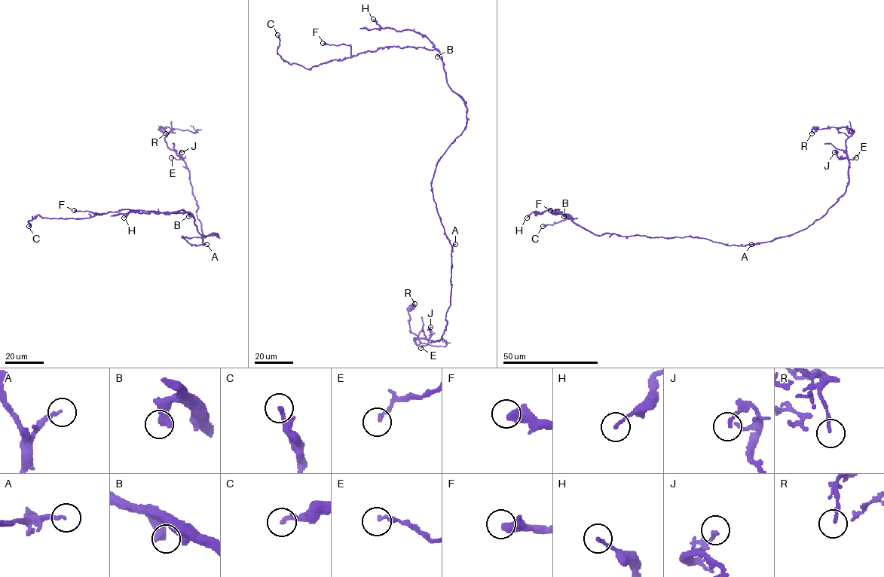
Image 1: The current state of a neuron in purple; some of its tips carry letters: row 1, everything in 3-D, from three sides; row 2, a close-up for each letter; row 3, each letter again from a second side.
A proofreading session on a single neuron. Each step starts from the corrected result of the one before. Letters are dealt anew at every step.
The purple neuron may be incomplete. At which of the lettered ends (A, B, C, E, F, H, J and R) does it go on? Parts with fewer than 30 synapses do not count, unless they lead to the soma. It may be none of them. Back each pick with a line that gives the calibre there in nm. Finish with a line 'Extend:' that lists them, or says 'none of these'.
Extend: none of these

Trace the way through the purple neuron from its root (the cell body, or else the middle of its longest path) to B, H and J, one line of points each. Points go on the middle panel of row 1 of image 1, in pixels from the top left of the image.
B: (437, 162), (462, 132), (466, 122), (466, 102), (448, 84), (443, 62), (439, 55), (437, 56)
H: (437, 162), (464, 129), (466, 102), (448, 84), (439, 52), (426, 37), (411, 30), (381, 28), (373, 19)
J: (437, 162), (431, 187), (451, 248), (451, 294), (445, 317), (447, 325), (438, 341), (429, 339), (430, 327)

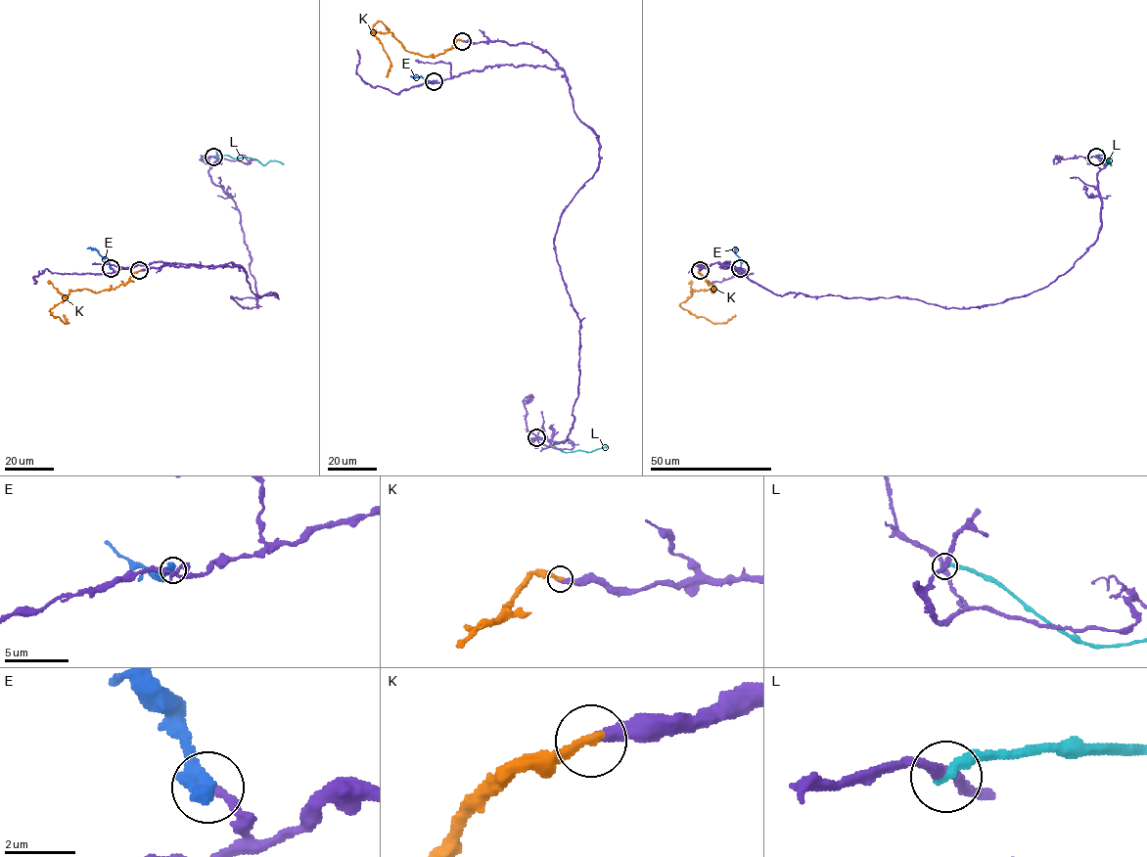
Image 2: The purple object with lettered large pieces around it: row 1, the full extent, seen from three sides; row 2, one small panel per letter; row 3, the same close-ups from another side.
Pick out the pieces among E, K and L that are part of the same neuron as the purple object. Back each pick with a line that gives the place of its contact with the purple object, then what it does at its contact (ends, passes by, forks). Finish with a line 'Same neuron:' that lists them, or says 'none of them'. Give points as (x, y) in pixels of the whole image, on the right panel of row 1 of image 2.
K: contact (700, 270); it ends
Same neuron: K

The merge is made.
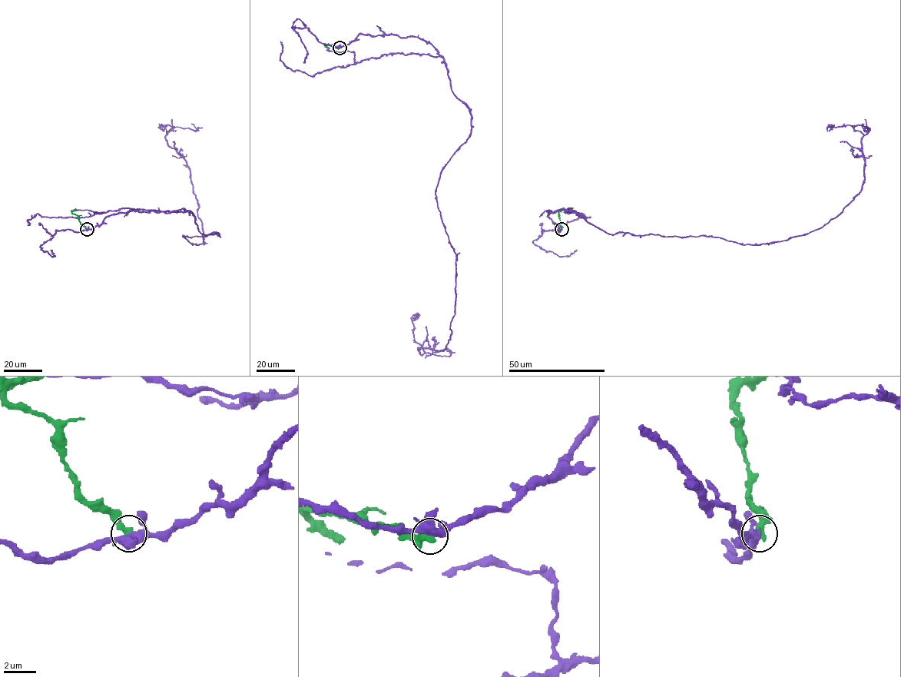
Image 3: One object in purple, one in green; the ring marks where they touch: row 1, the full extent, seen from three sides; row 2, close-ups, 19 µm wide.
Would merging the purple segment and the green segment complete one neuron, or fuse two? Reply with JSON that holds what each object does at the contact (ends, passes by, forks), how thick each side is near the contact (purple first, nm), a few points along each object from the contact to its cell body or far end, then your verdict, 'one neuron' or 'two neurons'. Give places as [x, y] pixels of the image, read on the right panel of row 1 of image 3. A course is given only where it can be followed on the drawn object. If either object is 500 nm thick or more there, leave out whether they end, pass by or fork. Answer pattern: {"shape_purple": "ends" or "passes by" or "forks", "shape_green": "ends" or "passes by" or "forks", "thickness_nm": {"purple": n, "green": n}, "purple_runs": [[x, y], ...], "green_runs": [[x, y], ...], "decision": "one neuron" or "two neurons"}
{"shape_purple": "forks", "shape_green": "ends", "thickness_nm": {"purple": 400, "green": 480}, "purple_runs": [[561, 229], [548, 210], [614, 234], [742, 244], [804, 235], [864, 180], [868, 129], [826, 131]], "green_runs": [[561, 229], [558, 213], [562, 209]], "decision": "two neurons"}

